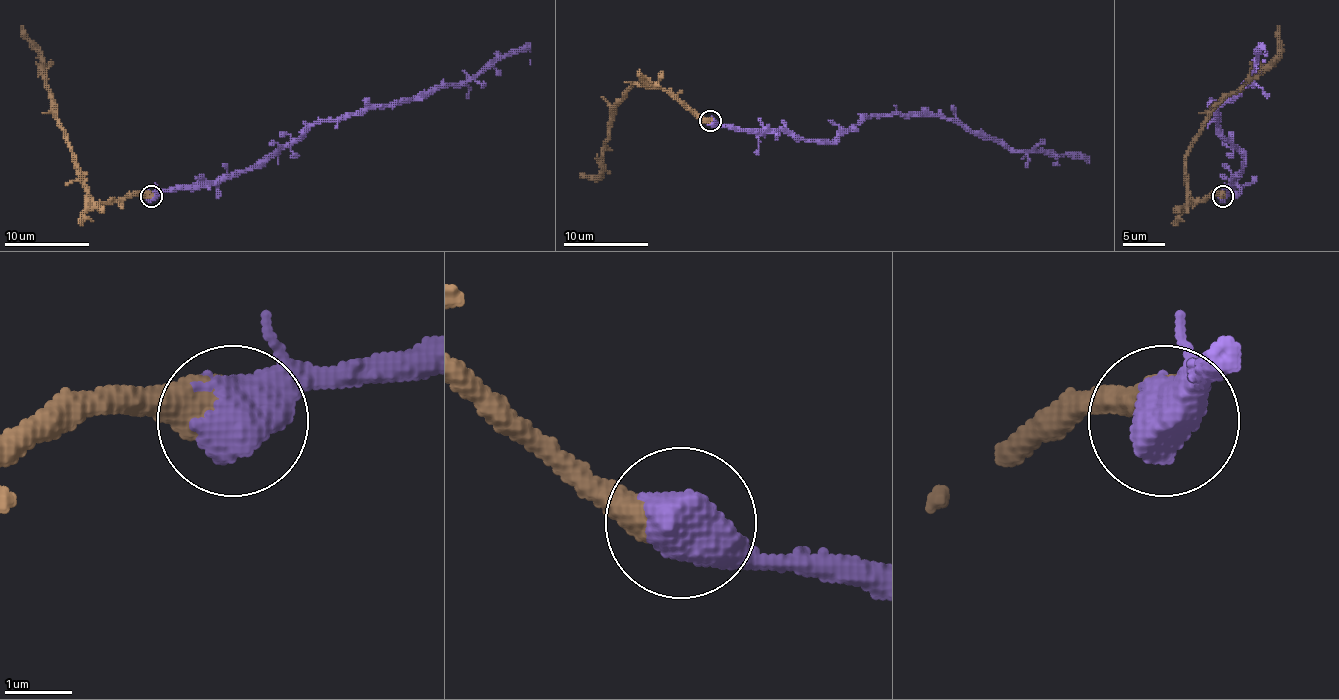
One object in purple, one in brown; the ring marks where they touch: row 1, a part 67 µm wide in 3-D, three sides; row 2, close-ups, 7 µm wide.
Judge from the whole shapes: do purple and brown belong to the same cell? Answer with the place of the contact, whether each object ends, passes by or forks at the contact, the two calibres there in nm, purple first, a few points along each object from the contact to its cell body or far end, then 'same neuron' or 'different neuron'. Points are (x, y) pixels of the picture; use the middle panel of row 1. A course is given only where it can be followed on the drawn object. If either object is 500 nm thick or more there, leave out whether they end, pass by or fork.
(710, 121) | 900/600 nm | purple via (709, 120), (834, 141), (871, 116), (928, 114), (957, 118), (1015, 150), (1053, 150), (1089, 160) | brown via (709, 120), (701, 120), (665, 91), (635, 84), (618, 101), (605, 144), (603, 169), (597, 175), (580, 177) | same neuron

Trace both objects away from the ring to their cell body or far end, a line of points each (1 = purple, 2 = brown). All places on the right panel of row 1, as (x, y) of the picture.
1: (1222, 195), (1241, 172), (1243, 155), (1218, 126), (1216, 109), (1252, 83), (1252, 64), (1265, 51), (1262, 64)
2: (1222, 195), (1190, 202), (1186, 155), (1203, 121), (1277, 53), (1279, 26)

